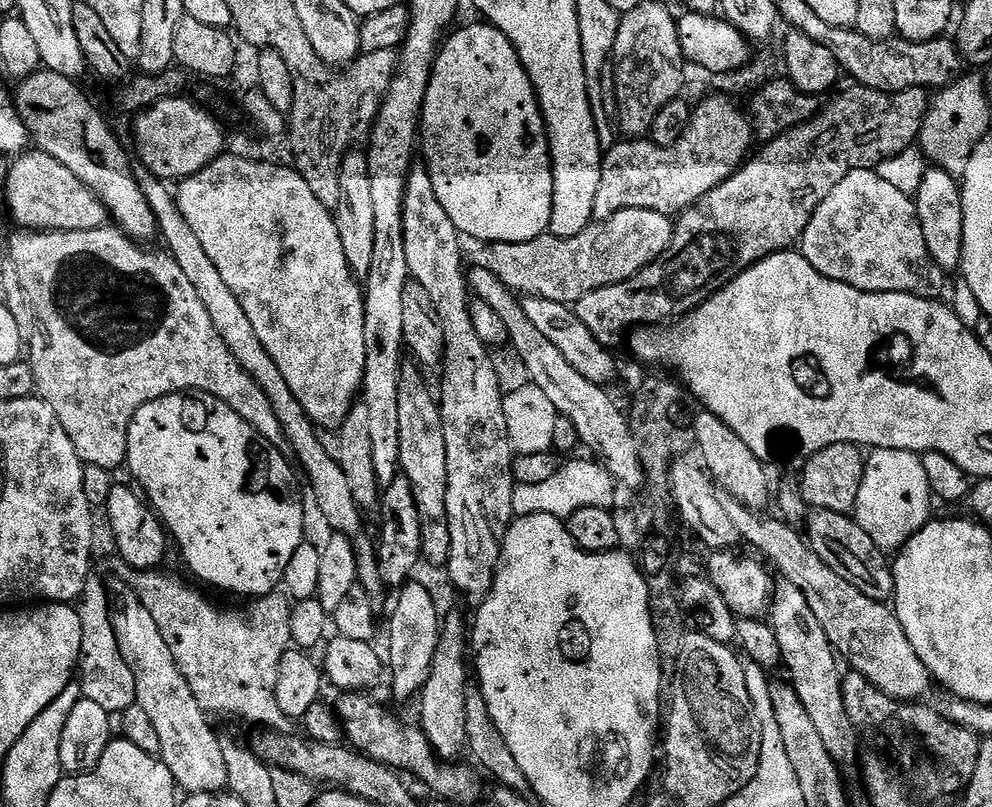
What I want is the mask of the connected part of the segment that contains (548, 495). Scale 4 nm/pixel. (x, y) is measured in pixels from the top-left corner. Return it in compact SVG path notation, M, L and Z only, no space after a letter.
M572 460L561 463L560 469L549 478L535 486L516 484L514 487L513 513L516 516L529 516L530 514L554 514L567 518L574 514L574 510L582 510L582 506L598 506L611 509L616 500L618 485L612 475L604 469L603 464L592 460Z

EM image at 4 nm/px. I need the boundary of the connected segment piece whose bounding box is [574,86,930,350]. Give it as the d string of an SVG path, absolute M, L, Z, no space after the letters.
M851 87L833 104L825 103L813 120L791 128L776 140L767 141L764 149L737 168L729 180L679 213L670 246L654 262L650 262L650 266L626 282L611 284L602 290L590 290L590 294L583 296L574 306L578 318L582 318L582 326L586 326L586 330L590 330L590 334L594 334L604 348L612 350L620 339L620 343L625 339L624 328L660 326L687 316L752 264L765 260L775 252L799 245L806 226L810 226L814 210L826 202L830 190L834 190L834 186L838 186L846 174L859 168L875 169L886 158L902 154L902 150L913 147L919 141L922 122L930 103L929 93L925 89L883 92L873 88Z

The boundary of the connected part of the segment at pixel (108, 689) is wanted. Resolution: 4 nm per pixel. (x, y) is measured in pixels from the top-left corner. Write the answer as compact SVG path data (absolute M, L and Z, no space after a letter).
M89 578L78 601L82 626L82 646L78 665L78 683L83 699L98 702L110 714L122 714L136 698L130 666L118 650L112 623L108 621L108 591L105 581Z

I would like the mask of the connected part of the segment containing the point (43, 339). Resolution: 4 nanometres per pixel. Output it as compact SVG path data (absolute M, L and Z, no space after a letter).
M105 226L89 232L86 230L77 232L16 230L13 233L8 240L8 256L12 259L13 270L16 271L15 283L28 297L28 304L33 310L38 325L38 330L32 335L30 341L30 352L32 348L30 363L32 372L36 376L36 392L39 399L45 400L54 410L54 414L58 414L58 422L62 422L62 430L66 430L66 434L70 434L70 442L74 442L74 450L85 465L102 466L109 470L123 469L128 458L130 422L138 409L163 396L191 392L213 396L226 402L226 406L230 406L230 410L237 412L262 438L266 438L281 450L289 447L286 434L278 422L278 414L274 414L274 410L270 406L270 398L266 398L266 394L262 394L262 386L258 386L258 382L254 382L254 378L250 378L250 374L246 374L246 370L242 370L242 366L238 366L234 354L230 354L230 350L226 350L226 342L222 342L218 330L214 330L214 322L210 322L210 314L206 314L206 306L202 306L202 298L198 298L194 286L190 286L186 274L182 274L178 262L174 262L174 258L168 255L167 251L160 250L157 256L152 252L143 252L140 249L143 247L137 241L125 236L115 226Z

